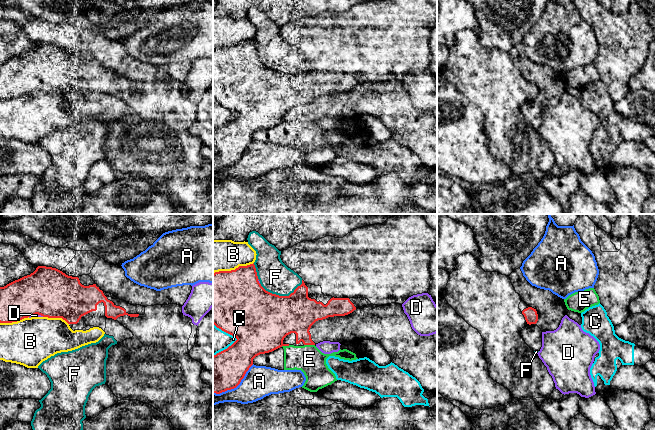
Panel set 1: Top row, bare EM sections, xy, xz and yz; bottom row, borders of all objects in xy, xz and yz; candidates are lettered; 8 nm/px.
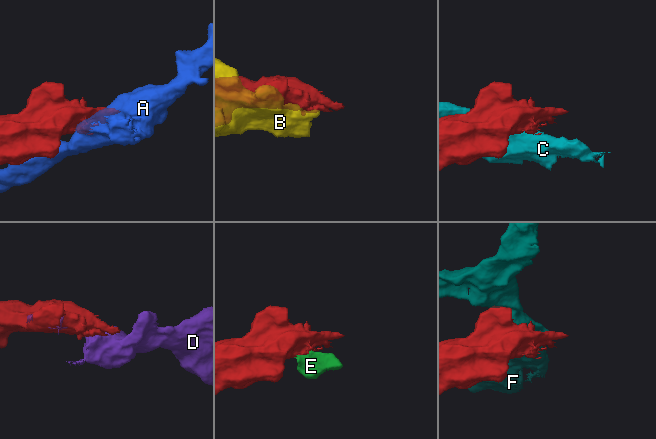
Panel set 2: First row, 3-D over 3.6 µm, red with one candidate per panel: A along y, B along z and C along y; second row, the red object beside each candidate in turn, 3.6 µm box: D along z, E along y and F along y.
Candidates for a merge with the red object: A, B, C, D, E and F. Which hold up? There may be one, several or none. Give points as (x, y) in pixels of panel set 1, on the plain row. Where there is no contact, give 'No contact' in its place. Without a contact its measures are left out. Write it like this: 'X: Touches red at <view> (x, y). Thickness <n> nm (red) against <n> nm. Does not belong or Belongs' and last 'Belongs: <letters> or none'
A: Touches red at xz (235, 163). Thickness 300 nm (red) against 260 nm. Does not belong
B: Touches red at xz (233, 46). Thickness 500 nm (red) against 260 nm. Does not belong
C: Touches red at xz (236, 114). Thickness 480 nm (red) against 220 nm. Does not belong
D: Touches red at xy (36, 89). Thickness 400 nm (red) against 20 nm. Does not belong
E: Touches red at xz (309, 120). Thickness 280 nm (red) against 220 nm. Does not belong
F: Touches red at xz (281, 72). Thickness 460 nm (red) against 260 nm. Does not belong
Belongs: none

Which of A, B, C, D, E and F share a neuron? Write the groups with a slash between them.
A / B D / C / E / F

